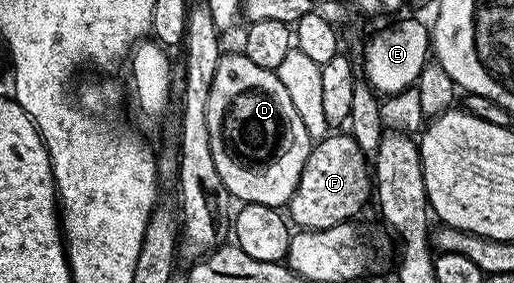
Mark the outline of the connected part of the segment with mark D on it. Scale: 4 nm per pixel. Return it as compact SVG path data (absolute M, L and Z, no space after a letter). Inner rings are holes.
M222 53L219 68L215 68L215 80L211 80L207 99L207 136L211 136L211 156L224 193L238 198L241 204L254 202L278 208L288 207L289 197L295 192L307 156L315 145L299 112L295 112L295 104L291 104L287 88L283 88L283 80L274 71L247 60L244 53Z

